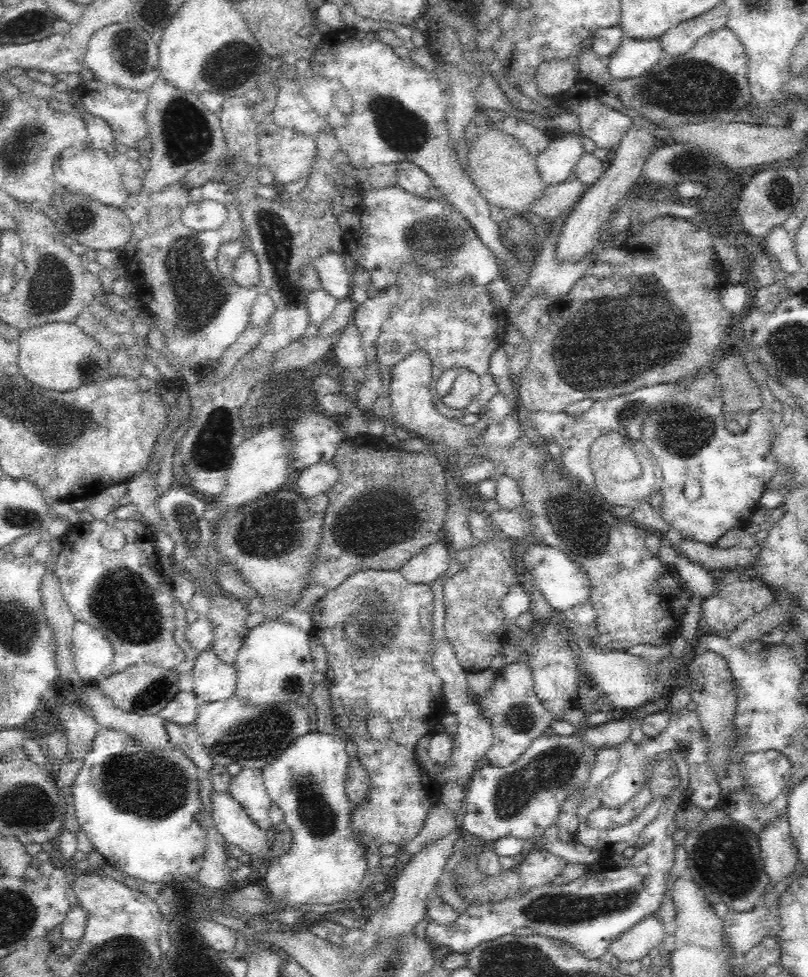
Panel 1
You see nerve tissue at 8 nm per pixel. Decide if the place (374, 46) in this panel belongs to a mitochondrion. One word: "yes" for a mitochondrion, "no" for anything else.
no

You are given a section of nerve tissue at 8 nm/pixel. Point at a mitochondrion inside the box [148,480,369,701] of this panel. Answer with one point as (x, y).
(271, 532)

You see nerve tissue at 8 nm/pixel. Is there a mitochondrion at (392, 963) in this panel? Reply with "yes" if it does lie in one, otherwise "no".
yes

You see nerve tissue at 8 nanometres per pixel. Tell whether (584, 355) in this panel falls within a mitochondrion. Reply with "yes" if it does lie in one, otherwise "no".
yes

